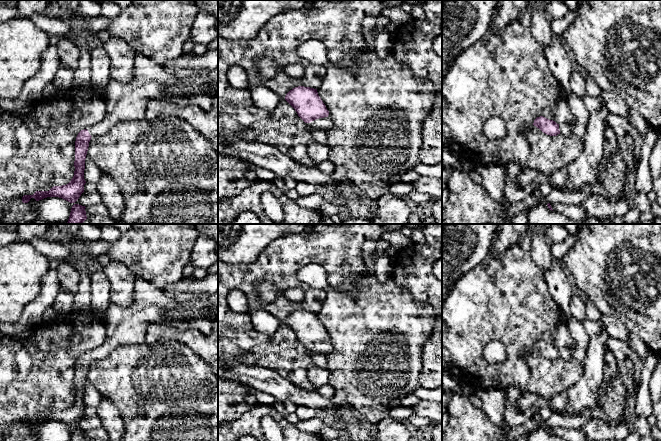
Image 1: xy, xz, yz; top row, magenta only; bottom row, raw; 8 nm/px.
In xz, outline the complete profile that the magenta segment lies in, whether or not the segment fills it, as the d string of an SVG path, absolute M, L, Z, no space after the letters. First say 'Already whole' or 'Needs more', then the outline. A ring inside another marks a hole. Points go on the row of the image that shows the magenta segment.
Needs more. M304 86L295 87L286 94L285 100L311 128L326 131L334 126L317 89Z

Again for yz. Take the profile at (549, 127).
Needs more. M543 116L537 117L533 123L534 126L539 128L543 133L550 136L557 136L561 134L563 136L569 136L572 134L572 126L567 123L557 124L553 120L549 120Z

